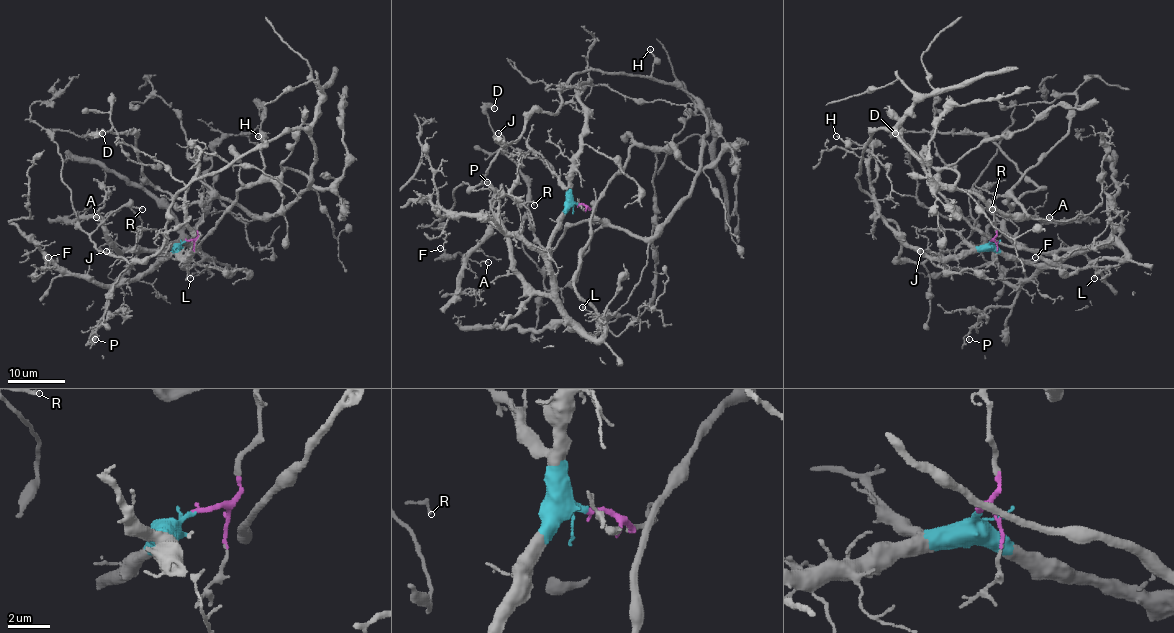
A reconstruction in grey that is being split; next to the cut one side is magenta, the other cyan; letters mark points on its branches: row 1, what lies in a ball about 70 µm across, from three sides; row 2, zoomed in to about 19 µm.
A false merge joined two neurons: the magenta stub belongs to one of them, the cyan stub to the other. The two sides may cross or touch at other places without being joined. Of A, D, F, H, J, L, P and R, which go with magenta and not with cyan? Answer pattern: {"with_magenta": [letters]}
{"with_magenta": ["D", "H", "J", "R"]}

